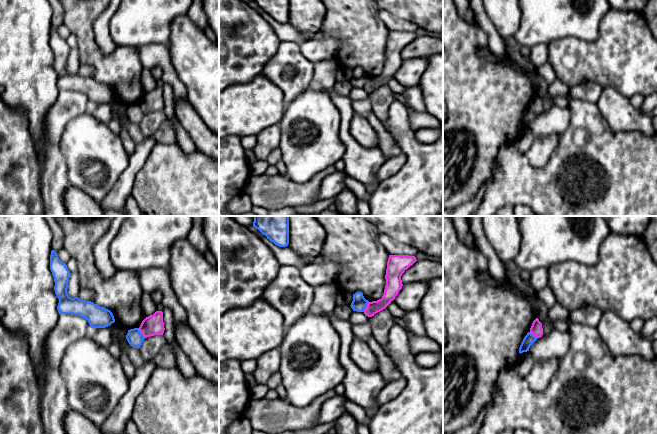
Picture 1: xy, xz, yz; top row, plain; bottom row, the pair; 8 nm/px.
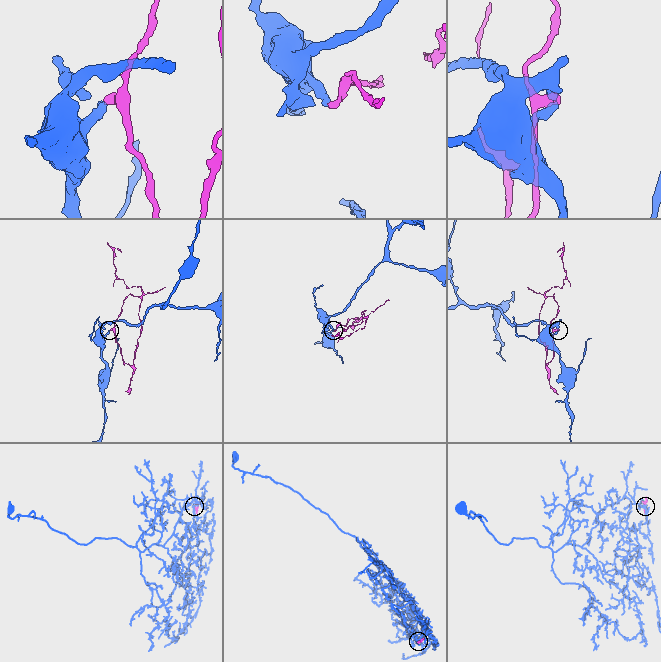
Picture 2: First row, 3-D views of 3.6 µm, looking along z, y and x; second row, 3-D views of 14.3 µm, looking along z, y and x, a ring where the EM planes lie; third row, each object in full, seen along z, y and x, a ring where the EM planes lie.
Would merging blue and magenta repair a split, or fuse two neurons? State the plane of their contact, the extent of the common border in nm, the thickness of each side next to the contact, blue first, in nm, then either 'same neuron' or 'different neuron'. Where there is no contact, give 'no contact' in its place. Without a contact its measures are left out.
xy | 100 nm | 130/160 nm | same neuron

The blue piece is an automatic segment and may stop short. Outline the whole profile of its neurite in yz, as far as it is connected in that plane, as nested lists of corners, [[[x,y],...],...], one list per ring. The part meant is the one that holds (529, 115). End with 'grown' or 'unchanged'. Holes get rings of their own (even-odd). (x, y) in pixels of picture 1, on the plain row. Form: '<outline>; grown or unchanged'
[[[536,94],[532,102],[530,104],[530,107],[527,109],[527,111],[524,113],[520,124],[519,129],[527,128],[529,127],[530,122],[540,113],[543,111],[543,104],[542,99],[539,97],[538,94]]]; grown

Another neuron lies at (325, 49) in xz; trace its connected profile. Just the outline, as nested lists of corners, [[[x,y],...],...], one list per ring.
[[[321,32],[321,39],[310,39],[299,44],[302,55],[312,64],[336,60],[339,42],[329,33]]]

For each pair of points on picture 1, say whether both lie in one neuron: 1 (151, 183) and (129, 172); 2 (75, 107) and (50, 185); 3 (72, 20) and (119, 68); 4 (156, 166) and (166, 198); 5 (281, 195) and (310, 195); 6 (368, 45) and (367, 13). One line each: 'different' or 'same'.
1: different
2: same
3: same
4: same
5: same
6: same

